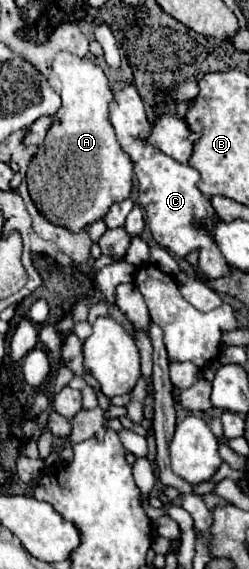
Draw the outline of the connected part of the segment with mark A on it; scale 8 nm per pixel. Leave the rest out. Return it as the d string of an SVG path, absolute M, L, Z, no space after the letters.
M60 52L54 58L54 74L62 84L62 108L54 114L54 124L46 134L44 146L36 152L28 166L26 184L38 210L58 226L68 226L68 230L84 230L92 222L104 218L112 204L122 202L132 192L134 162L120 148L114 126L110 122L110 102L114 102L114 92L104 70L88 58L78 58L68 52Z

